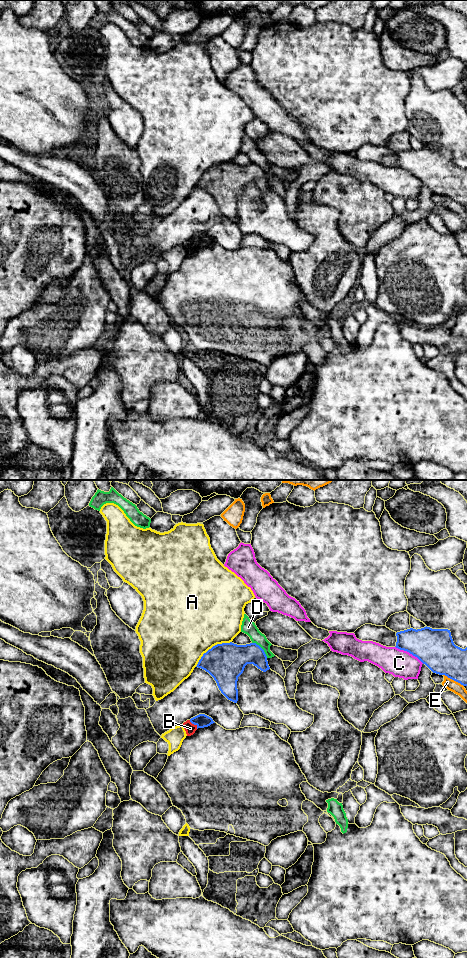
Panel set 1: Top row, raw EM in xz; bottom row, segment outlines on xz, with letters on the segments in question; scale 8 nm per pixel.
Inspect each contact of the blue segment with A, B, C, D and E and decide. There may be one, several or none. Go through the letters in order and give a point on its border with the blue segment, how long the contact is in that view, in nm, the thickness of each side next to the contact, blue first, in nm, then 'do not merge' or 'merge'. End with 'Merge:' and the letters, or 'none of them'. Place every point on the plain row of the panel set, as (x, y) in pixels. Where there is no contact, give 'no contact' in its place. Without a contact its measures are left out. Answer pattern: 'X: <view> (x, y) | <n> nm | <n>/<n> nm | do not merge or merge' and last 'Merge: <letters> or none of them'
A: xz (212, 167) | 360 nm | 320/500 nm | do not merge
B: xz (194, 244) | 100 nm | 110/90 nm | do not merge
C: xz (409, 172) | 280 nm | 300/220 nm | do not merge
D: xz (261, 168) | 180 nm | 240/120 nm | do not merge
E: xz (453, 199) | 190 nm | 300/90 nm | do not merge
Merge: none of them

